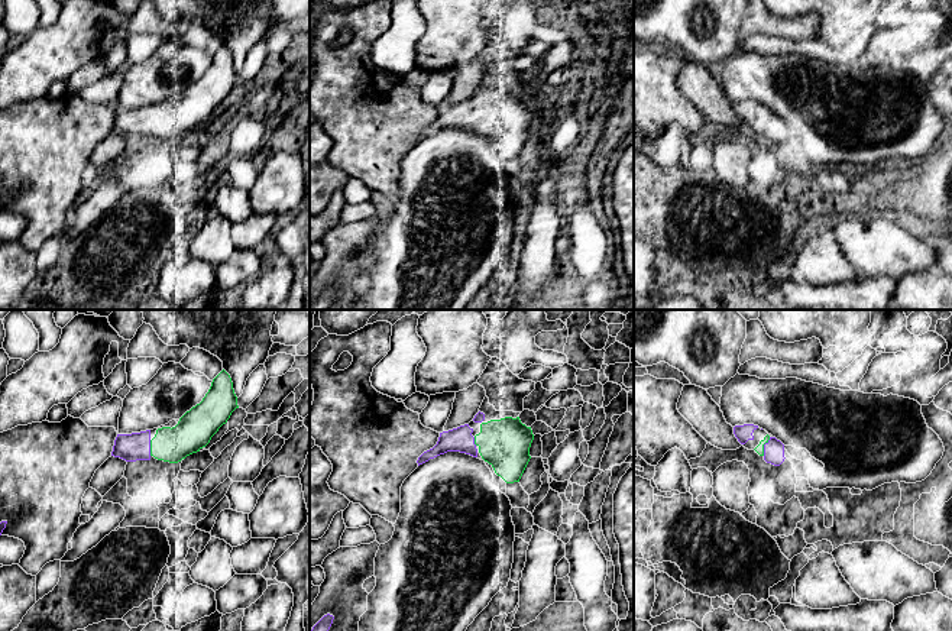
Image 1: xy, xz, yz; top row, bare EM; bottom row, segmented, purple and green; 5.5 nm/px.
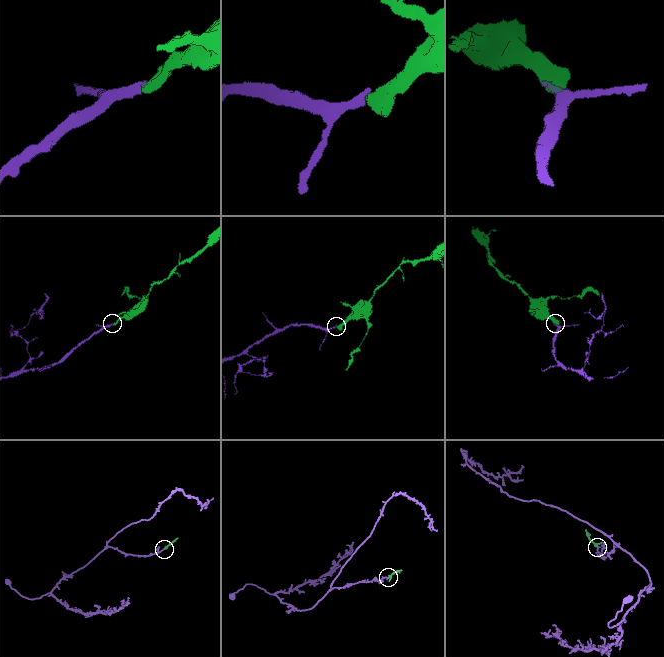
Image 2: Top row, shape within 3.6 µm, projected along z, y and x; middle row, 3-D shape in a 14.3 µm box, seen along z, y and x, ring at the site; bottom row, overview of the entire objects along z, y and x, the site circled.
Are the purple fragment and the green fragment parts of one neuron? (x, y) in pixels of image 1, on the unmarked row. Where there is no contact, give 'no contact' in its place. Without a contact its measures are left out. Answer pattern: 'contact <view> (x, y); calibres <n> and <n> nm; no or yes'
contact yz (764, 122); calibres 110 and 50 nm; yes

